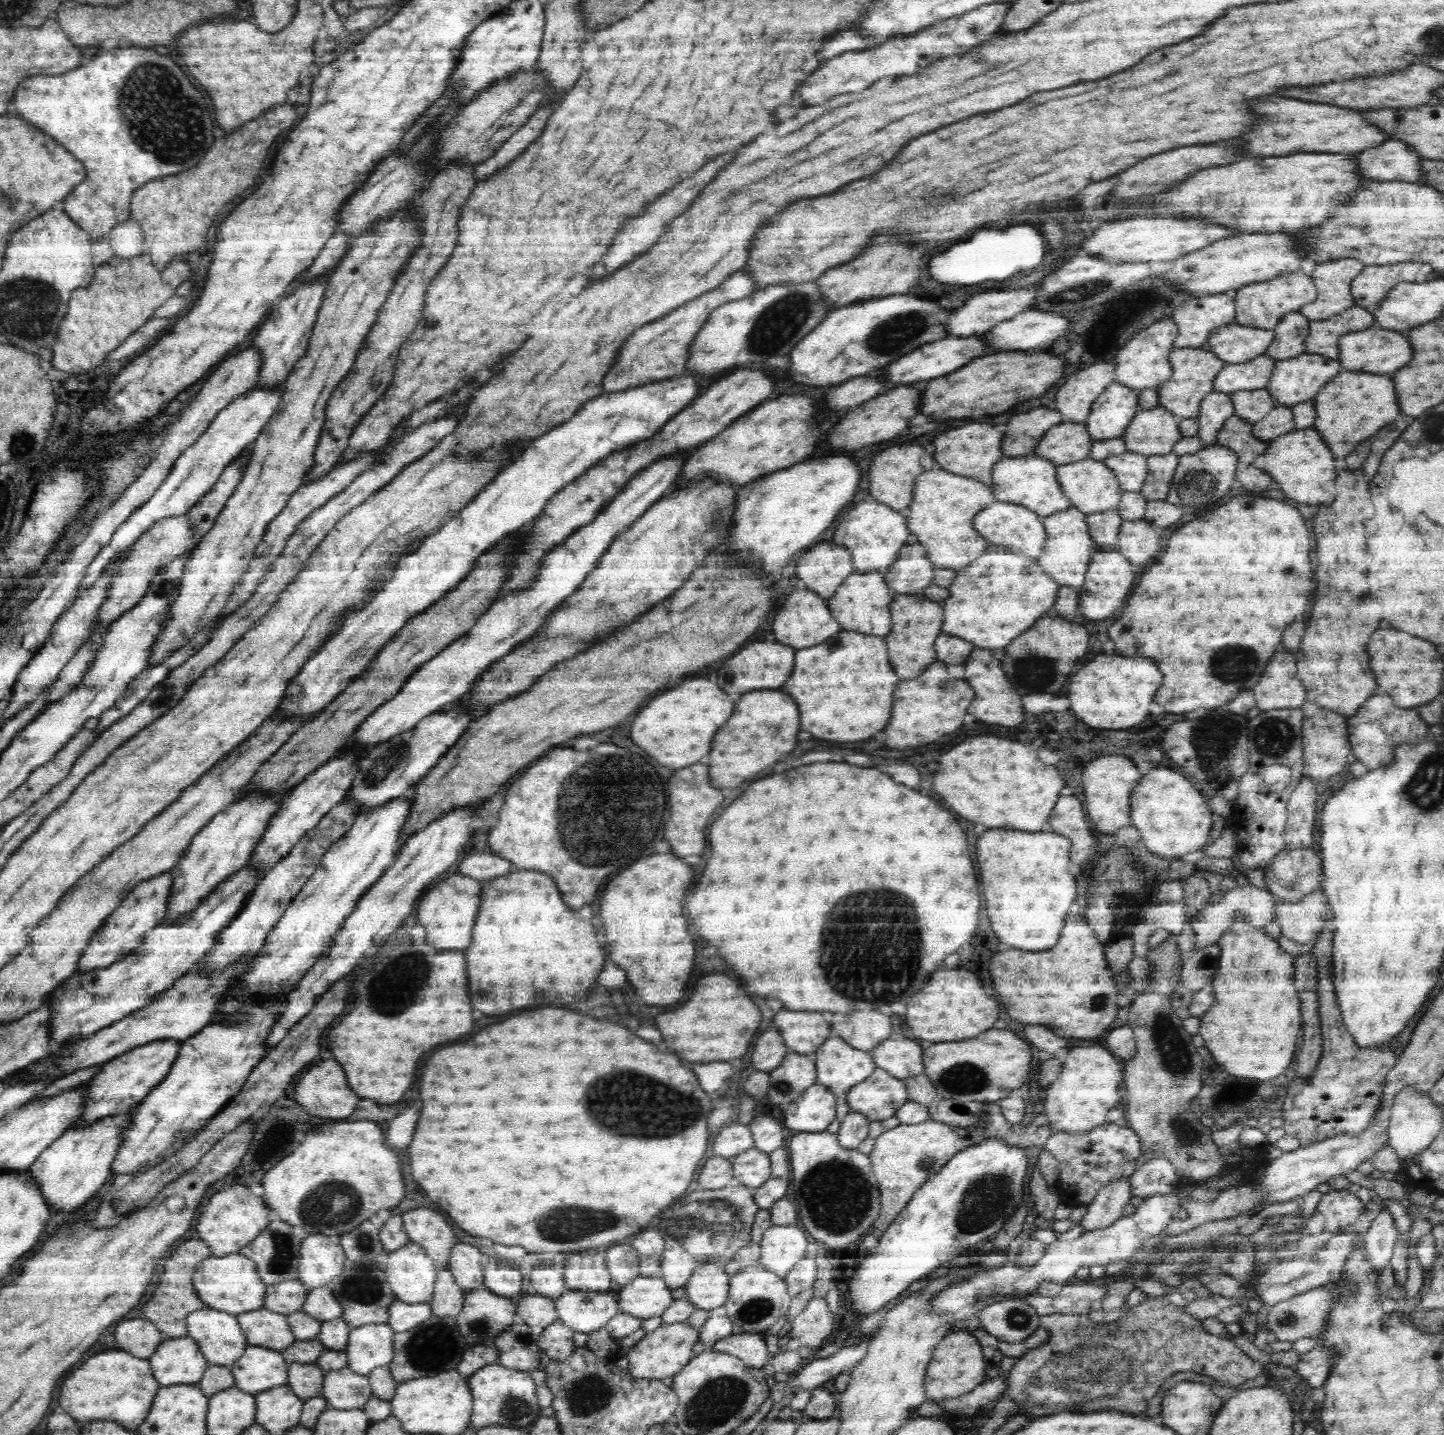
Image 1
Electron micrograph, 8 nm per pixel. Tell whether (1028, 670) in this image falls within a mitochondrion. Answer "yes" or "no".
yes

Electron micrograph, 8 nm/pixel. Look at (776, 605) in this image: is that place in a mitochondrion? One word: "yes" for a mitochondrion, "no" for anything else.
no

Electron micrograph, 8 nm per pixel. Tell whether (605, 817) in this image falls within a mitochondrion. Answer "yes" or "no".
yes

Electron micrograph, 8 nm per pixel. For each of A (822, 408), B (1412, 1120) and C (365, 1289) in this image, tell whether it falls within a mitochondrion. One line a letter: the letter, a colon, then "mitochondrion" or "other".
A: other
B: other
C: mitochondrion

